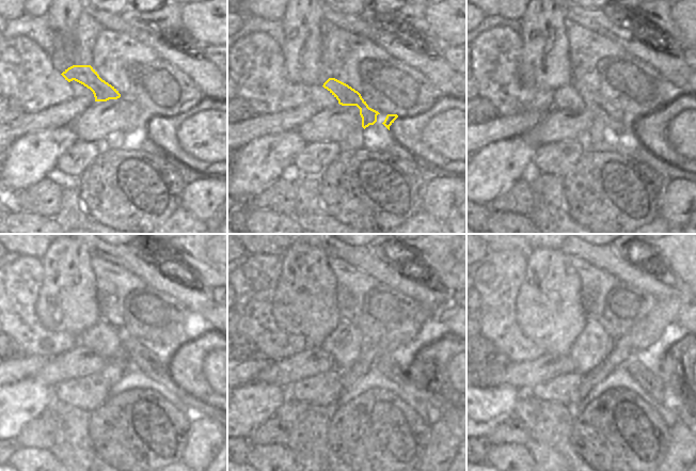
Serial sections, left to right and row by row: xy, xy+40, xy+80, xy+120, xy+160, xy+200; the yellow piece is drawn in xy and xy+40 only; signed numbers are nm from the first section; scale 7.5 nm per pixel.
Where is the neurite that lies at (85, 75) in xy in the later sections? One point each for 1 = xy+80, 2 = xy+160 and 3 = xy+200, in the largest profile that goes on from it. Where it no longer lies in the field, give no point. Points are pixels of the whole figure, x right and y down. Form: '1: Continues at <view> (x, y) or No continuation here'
1: Continues at xy+80 (621, 121)
2: Continues at xy+160 (385, 363)
3: Continues at xy+200 (652, 385).

